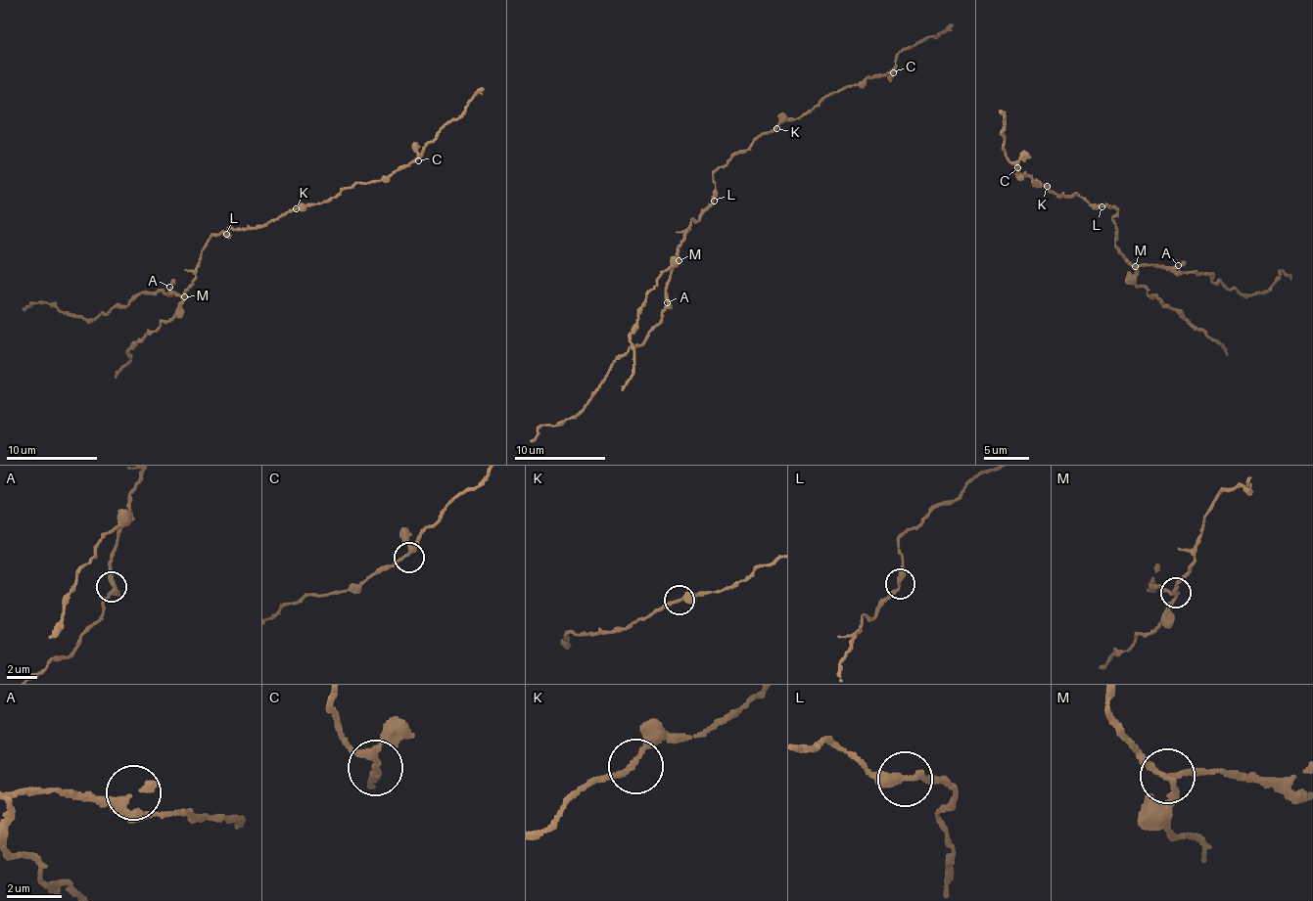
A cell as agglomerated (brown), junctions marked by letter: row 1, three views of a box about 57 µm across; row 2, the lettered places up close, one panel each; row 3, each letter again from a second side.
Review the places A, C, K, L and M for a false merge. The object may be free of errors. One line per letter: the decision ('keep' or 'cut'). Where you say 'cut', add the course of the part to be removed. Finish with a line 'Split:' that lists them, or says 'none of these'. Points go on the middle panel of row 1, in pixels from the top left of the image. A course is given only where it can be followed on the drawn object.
A: keep
C: keep
K: keep
L: keep
M: cut; course (678, 260), (646, 294), (638, 325), (630, 337), (633, 370), (621, 389)
Split: M

